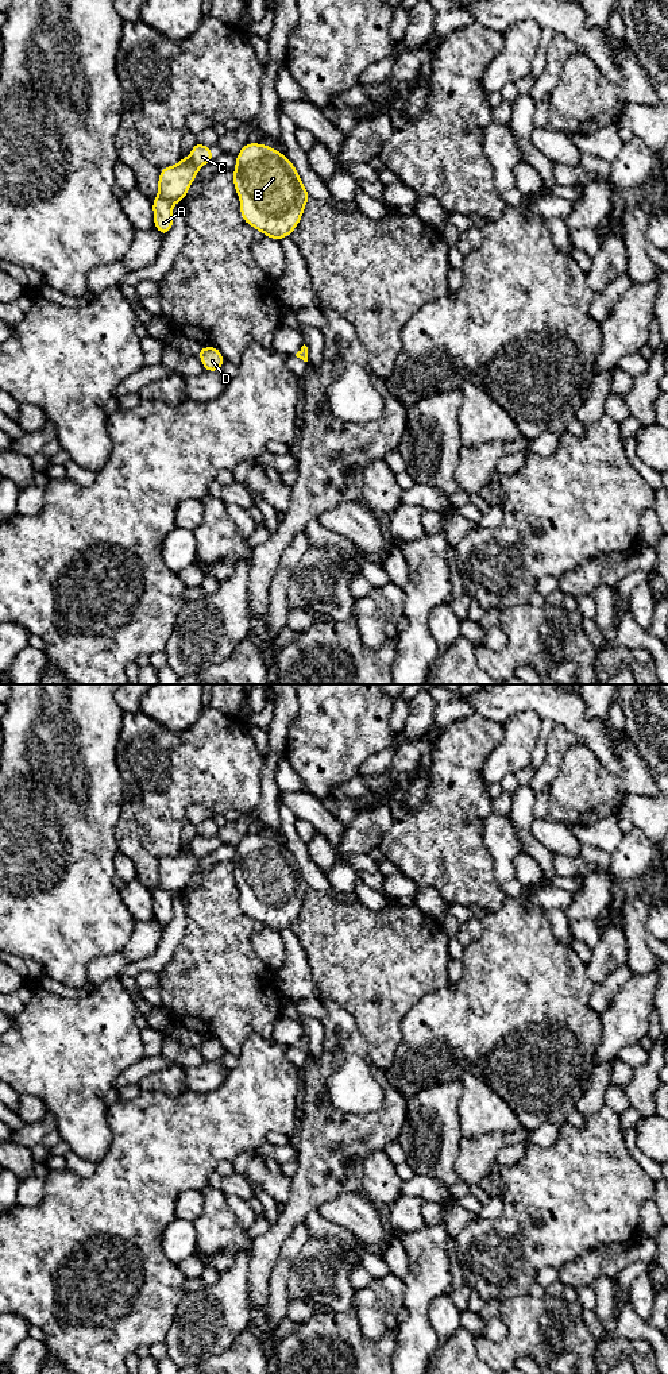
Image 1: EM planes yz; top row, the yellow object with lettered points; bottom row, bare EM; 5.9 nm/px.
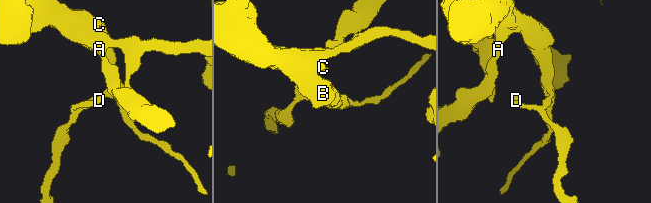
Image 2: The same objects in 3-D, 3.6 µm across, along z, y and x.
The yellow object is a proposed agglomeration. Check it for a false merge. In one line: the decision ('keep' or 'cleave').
keep

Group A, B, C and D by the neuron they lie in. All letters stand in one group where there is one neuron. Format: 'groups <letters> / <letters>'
groups A B C D

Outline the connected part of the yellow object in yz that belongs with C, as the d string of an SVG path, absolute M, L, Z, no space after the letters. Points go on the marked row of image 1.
M196 143L188 158L175 166L165 166L158 180L158 196L152 200L154 227L166 236L174 224L173 207L188 194L198 170L212 162L212 148Z

